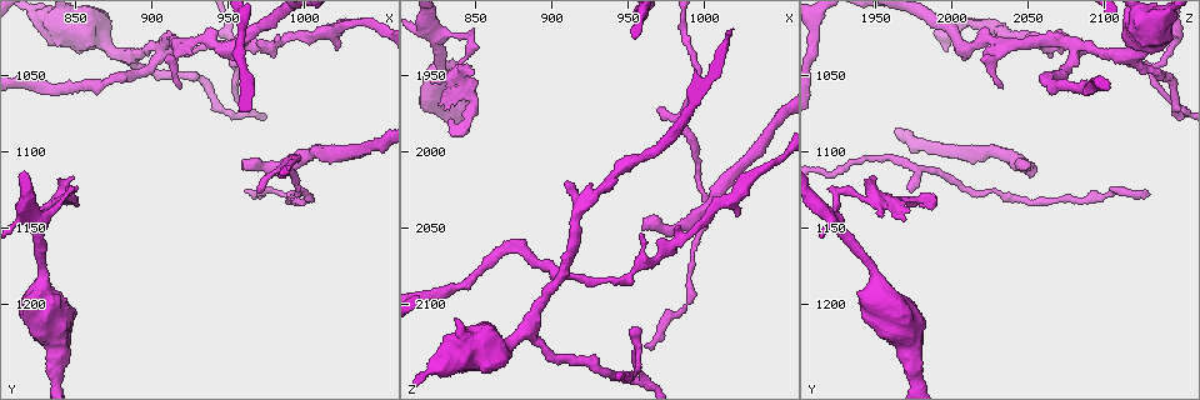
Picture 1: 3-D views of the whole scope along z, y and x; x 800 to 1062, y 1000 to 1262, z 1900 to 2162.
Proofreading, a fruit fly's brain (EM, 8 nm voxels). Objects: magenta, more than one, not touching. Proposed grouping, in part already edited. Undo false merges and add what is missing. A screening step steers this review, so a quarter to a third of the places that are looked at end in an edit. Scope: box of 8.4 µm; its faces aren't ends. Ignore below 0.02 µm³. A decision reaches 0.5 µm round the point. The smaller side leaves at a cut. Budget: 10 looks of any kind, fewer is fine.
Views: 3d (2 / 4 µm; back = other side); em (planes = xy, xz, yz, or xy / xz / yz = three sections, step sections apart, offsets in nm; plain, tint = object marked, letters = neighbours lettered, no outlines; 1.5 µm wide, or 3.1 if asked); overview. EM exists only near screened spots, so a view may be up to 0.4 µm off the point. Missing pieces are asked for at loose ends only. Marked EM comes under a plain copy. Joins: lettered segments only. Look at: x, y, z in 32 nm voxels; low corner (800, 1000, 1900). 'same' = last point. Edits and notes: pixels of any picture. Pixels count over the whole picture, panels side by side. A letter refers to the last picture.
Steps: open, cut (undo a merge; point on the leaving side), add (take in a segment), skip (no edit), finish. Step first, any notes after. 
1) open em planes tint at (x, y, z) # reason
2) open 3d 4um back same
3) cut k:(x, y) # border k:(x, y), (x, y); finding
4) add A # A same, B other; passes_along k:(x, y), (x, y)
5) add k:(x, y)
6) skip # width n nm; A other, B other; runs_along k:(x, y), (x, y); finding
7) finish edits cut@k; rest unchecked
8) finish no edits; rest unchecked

open em xy step 4 letters at (960, 1108, 2044) # free end

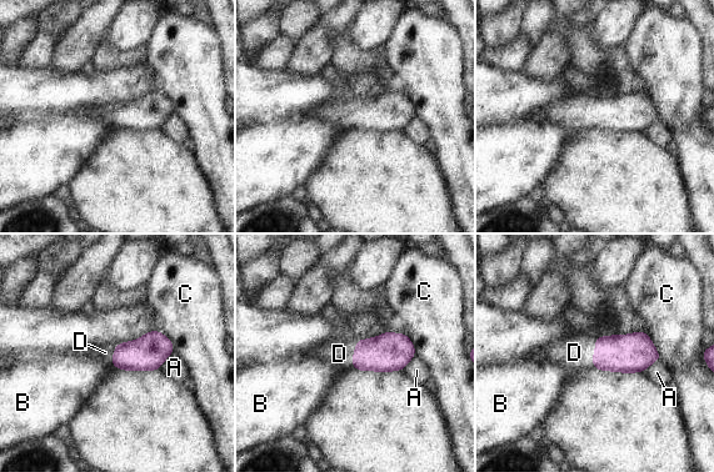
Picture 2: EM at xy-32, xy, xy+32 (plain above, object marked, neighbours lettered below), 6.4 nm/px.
open em planes letters same

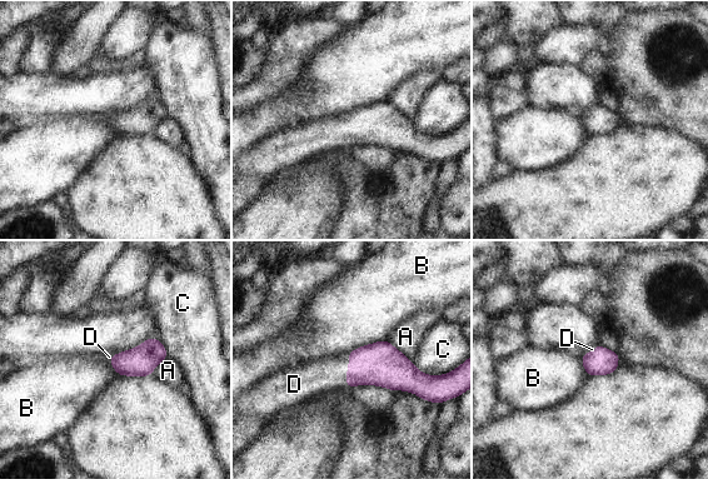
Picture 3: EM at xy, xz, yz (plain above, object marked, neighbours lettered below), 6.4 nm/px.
add D # A other, B other, C other, D same; passes_along 3:(380, 364), (348, 370), (325, 374); it goes on there

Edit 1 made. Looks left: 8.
open 3d 4um at (962, 1124, 2126) # long arm stops here

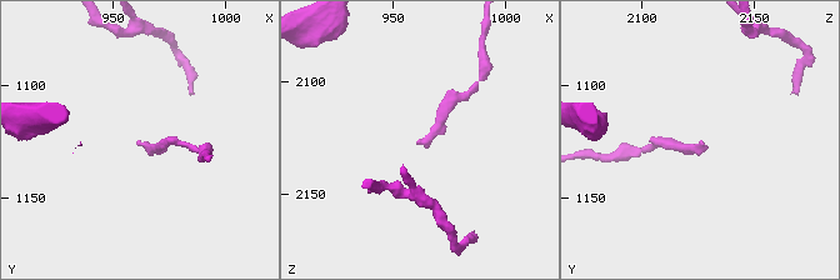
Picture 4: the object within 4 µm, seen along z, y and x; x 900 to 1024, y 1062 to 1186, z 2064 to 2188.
open em planes tint at (960, 1124, 2127)

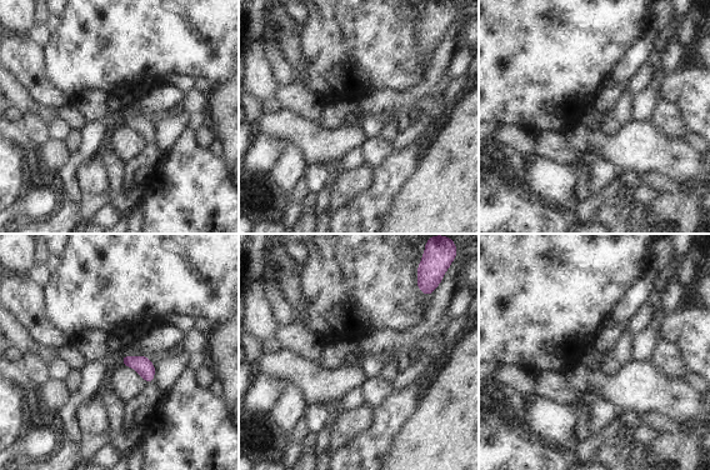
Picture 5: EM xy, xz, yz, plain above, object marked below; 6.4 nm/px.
open em planes letters same # what lies round it

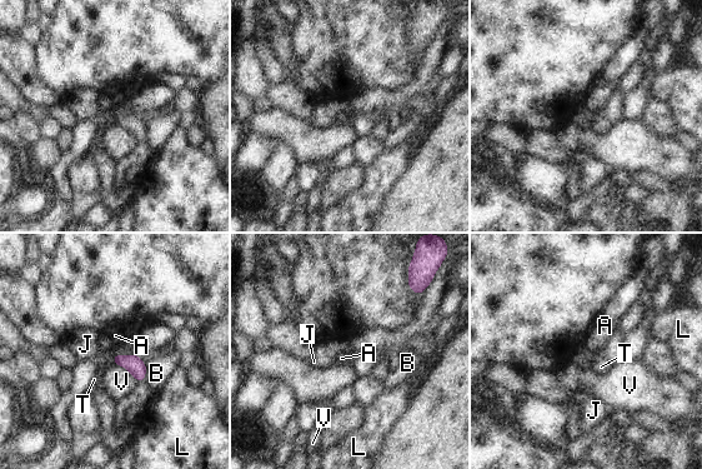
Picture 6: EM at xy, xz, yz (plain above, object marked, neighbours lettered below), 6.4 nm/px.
skip # A other, B other, J other, L other, T other, V other; border 6:(111, 357), (113, 362); none of them fits

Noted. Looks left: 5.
open em planes letters at (950, 1038, 2116) # free end

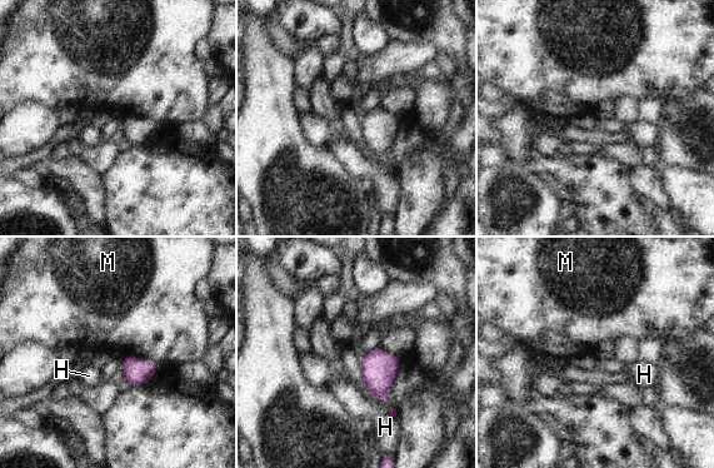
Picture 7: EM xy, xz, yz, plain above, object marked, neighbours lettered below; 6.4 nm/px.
skip # width 170 nm; H other, M other; none of them fits

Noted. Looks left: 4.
open em planes letters at (904, 1028, 2084) # four-way junction

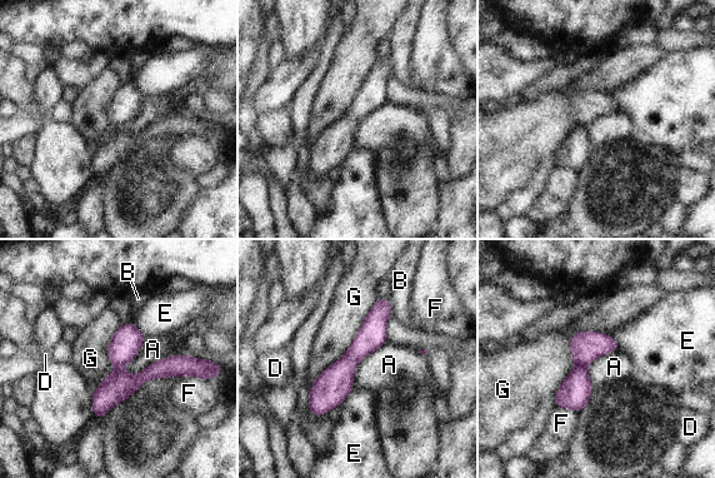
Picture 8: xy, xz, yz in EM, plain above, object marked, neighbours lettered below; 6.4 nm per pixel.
cut 8:(574, 393) # width 160 nm; A other, B other, D other, E other, F other, G other; border 8:(578, 364), (585, 368); two cells meet here

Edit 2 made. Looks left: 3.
finish edits add@3, cut@8; rest unchecked

